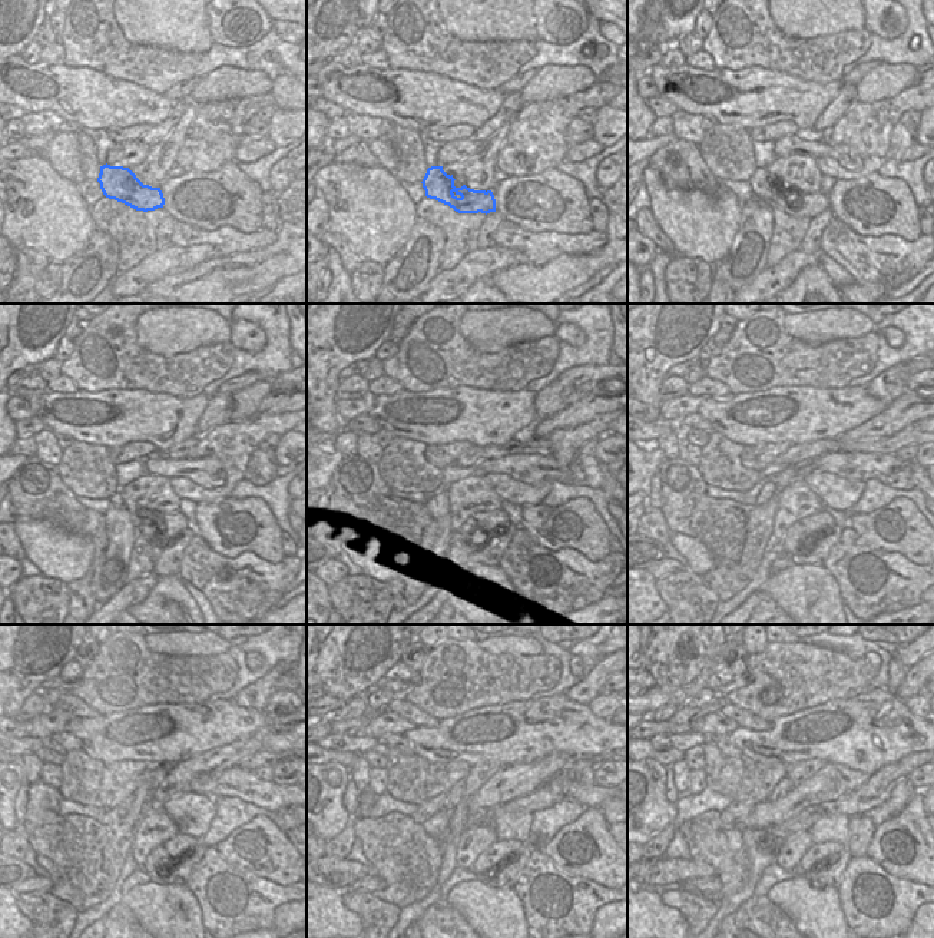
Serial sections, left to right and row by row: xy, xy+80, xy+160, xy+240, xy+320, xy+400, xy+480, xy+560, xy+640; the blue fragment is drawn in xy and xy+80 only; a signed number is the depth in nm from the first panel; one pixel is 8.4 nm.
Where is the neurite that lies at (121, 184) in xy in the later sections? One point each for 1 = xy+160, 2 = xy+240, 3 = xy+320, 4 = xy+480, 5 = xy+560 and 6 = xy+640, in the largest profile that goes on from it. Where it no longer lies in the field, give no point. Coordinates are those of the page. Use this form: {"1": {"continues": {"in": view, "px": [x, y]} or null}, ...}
{"1": {"continues": {"in": "xy+160", "px": [800, 205]}}, "2": {"continues": {"in": "xy+240", "px": [155, 526]}}, "3": {"continues": {"in": "xy+320", "px": [487, 524]}}, "4": {"continues": {"in": "xy+480", "px": [166, 855]}}, "5": {"continues": {"in": "xy+560", "px": [494, 855]}}, "6": {"continues": {"in": "xy+640", "px": [818, 857]}}}

